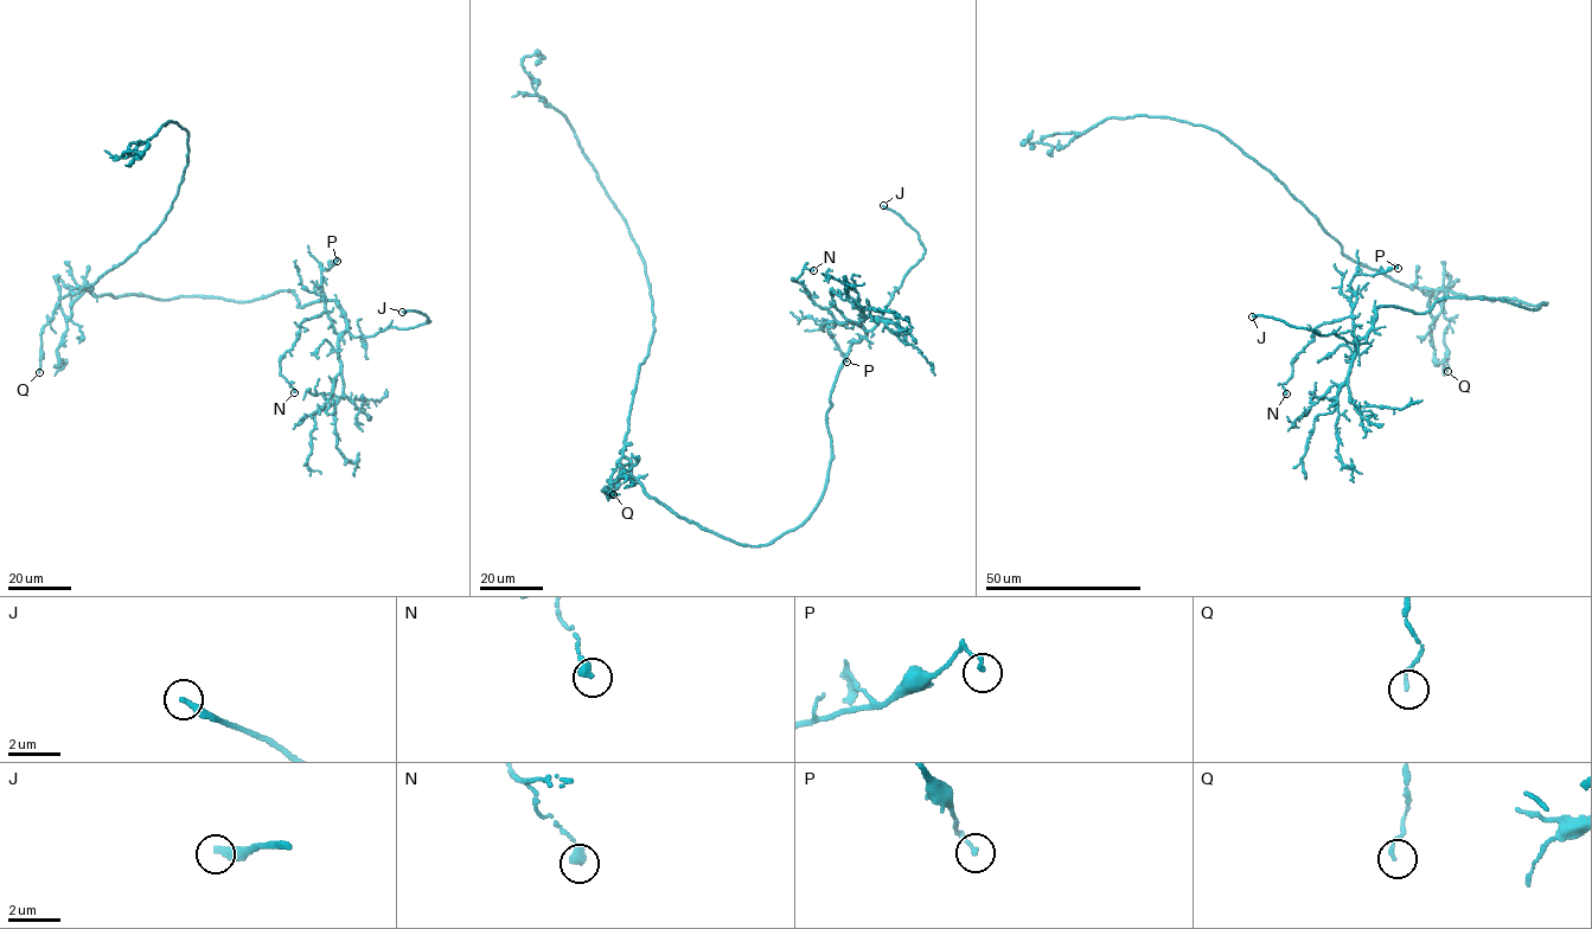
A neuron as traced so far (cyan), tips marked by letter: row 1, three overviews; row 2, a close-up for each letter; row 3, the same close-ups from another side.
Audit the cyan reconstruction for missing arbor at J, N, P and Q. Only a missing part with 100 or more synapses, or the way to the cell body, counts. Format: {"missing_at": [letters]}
{"missing_at": ["J"]}

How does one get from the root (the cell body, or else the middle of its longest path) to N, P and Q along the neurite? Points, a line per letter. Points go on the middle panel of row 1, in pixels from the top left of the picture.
N: (652, 498), (748, 545), (772, 543), (814, 510), (832, 453), (831, 390), (867, 334), (793, 279), (813, 270)
P: (652, 498), (741, 544), (766, 545), (796, 529), (826, 482), (836, 375), (867, 334), (825, 320), (846, 362)
Q: (652, 498), (632, 475), (631, 461), (624, 456), (611, 478), (611, 491), (606, 493), (603, 489), (613, 494)

